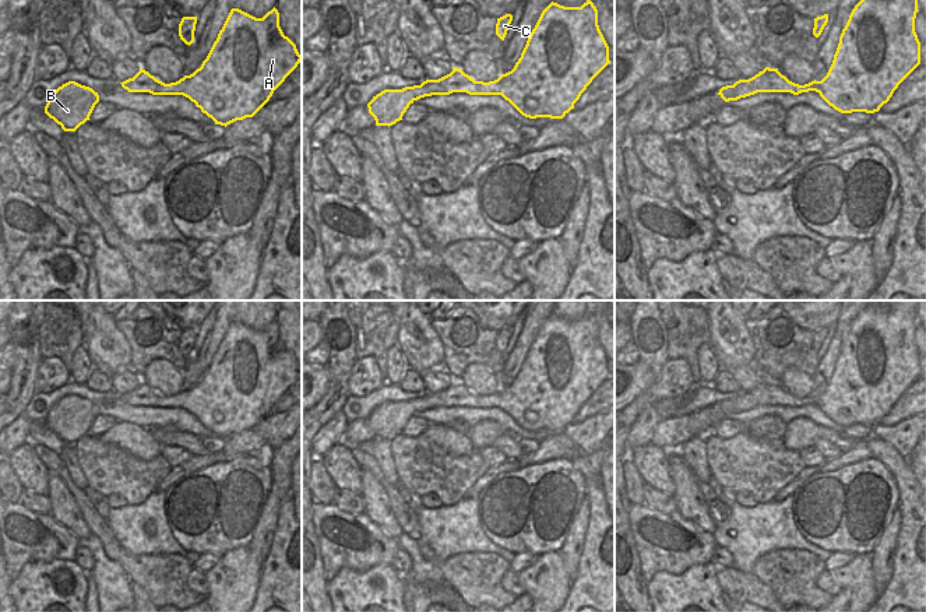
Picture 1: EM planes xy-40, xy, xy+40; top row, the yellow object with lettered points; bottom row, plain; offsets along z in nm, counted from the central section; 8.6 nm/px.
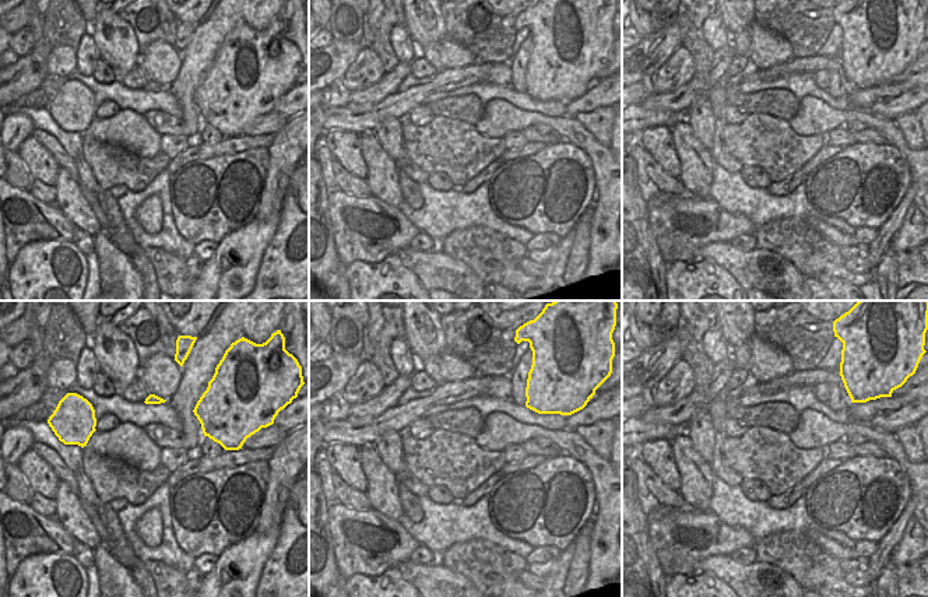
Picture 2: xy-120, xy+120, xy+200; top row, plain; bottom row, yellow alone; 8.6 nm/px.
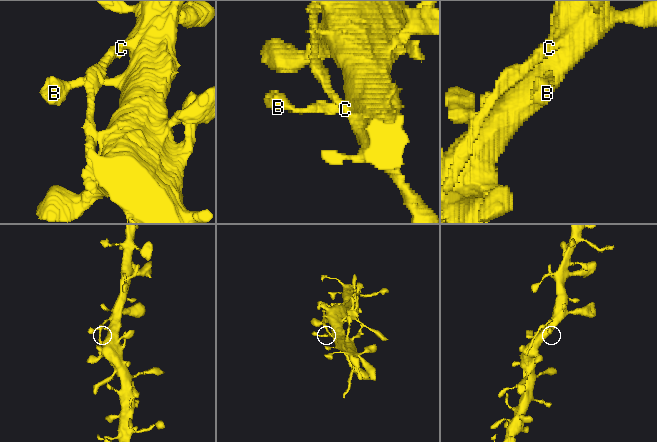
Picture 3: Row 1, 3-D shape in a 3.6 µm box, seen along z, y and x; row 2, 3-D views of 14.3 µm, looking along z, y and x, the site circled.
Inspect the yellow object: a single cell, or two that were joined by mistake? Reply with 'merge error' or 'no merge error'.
no merge error

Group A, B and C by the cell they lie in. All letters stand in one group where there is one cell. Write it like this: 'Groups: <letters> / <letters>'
Groups: A B C.

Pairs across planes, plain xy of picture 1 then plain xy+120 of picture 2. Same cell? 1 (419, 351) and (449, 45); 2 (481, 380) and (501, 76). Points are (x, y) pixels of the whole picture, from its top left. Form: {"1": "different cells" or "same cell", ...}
{"1": "different cells", "2": "same cell"}

